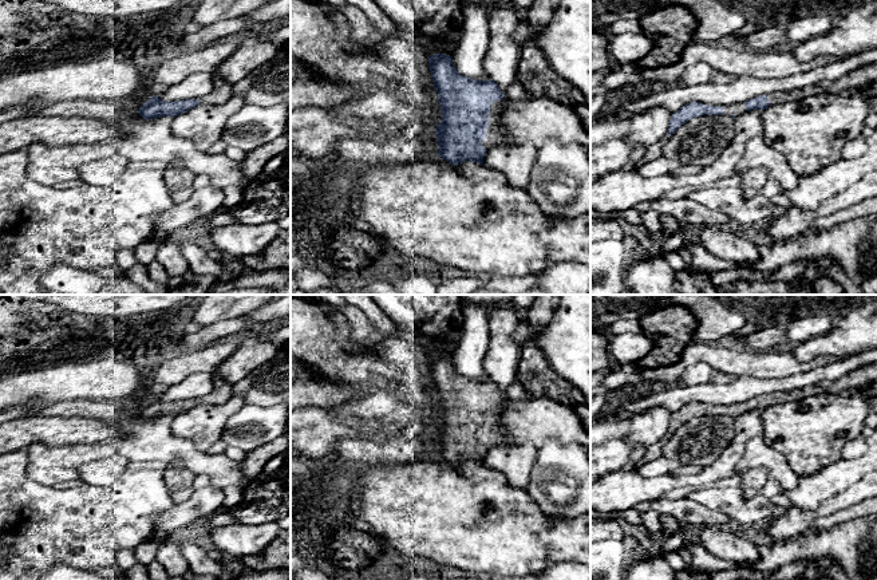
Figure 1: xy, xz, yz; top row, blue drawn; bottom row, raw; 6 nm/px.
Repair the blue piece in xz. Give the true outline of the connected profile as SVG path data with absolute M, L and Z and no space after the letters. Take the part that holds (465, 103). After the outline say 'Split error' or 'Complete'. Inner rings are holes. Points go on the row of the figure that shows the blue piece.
M446 54L430 55L428 64L442 111L442 121L435 127L438 155L442 159L453 165L466 161L485 165L483 157L489 150L515 145L502 129L499 114L505 94L494 80L474 80L461 75L454 68L453 56Z. Split error

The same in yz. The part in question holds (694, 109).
M877 63L862 66L835 80L822 80L815 84L806 86L801 90L759 95L754 99L742 103L711 106L711 104L691 102L672 114L667 133L672 135L682 125L684 125L694 117L730 115L731 118L735 119L742 114L744 114L746 111L765 110L769 106L783 104L787 102L797 102L811 95L821 95L821 94L840 95L840 94L846 94L850 90L864 91L873 82L877 82Z. Split error

